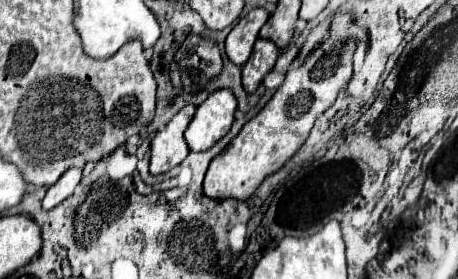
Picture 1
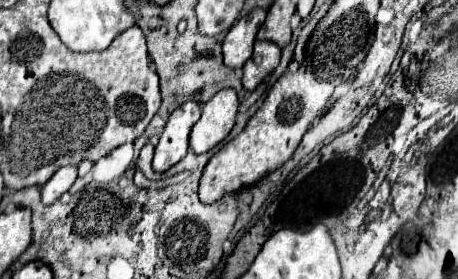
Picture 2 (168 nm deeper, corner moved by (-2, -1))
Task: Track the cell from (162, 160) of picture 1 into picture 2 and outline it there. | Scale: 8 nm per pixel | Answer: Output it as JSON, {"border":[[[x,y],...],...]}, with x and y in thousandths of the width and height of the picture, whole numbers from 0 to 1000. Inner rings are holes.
{"border":[[[404,362],[369,412],[369,434],[338,527],[334,606],[343,620],[365,613],[408,556],[413,470],[434,419],[439,419],[439,376],[430,362]]]}

